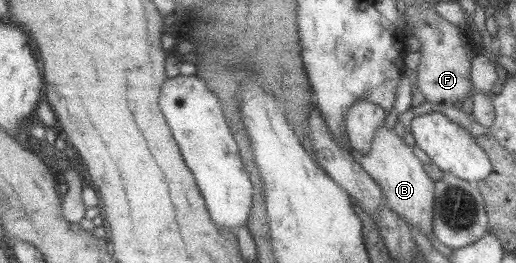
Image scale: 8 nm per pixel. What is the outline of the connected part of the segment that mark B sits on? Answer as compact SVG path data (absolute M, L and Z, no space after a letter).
M382 126L374 131L368 153L364 156L355 154L353 160L361 165L362 170L372 180L375 180L383 192L385 205L398 215L398 219L402 219L409 228L412 227L412 230L416 229L425 237L432 238L433 184L435 182L424 172L423 164L414 156L411 149L392 129L388 130Z

